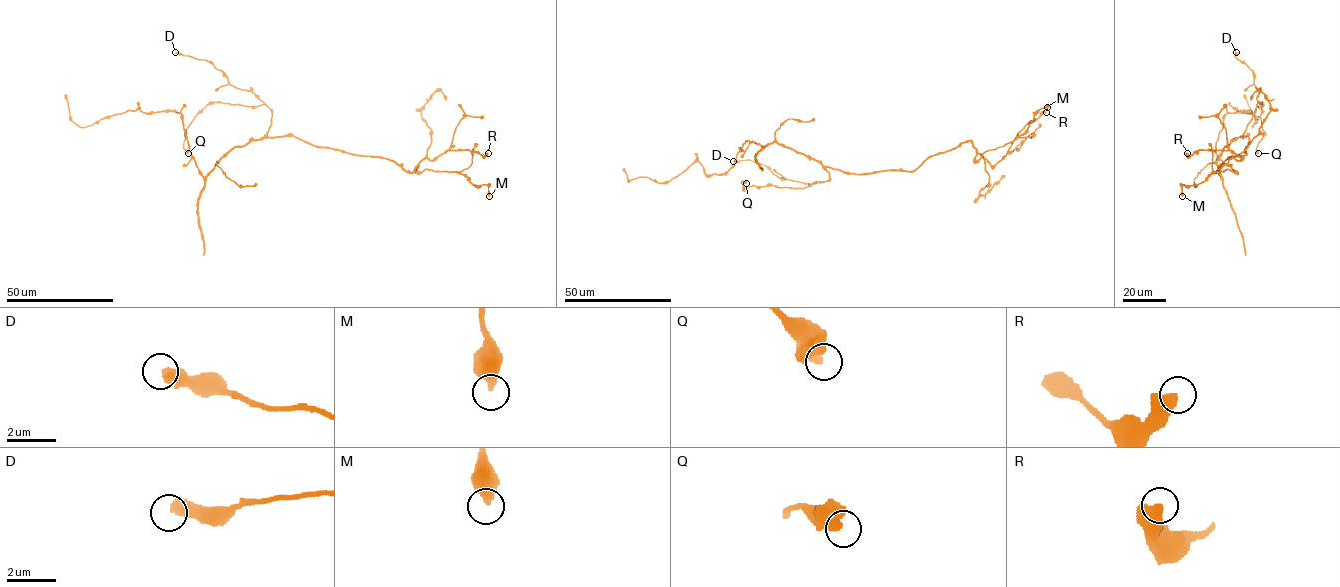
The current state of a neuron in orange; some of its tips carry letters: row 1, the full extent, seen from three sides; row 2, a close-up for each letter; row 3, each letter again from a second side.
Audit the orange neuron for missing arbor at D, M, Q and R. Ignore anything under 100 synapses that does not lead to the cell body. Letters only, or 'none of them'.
none of them

